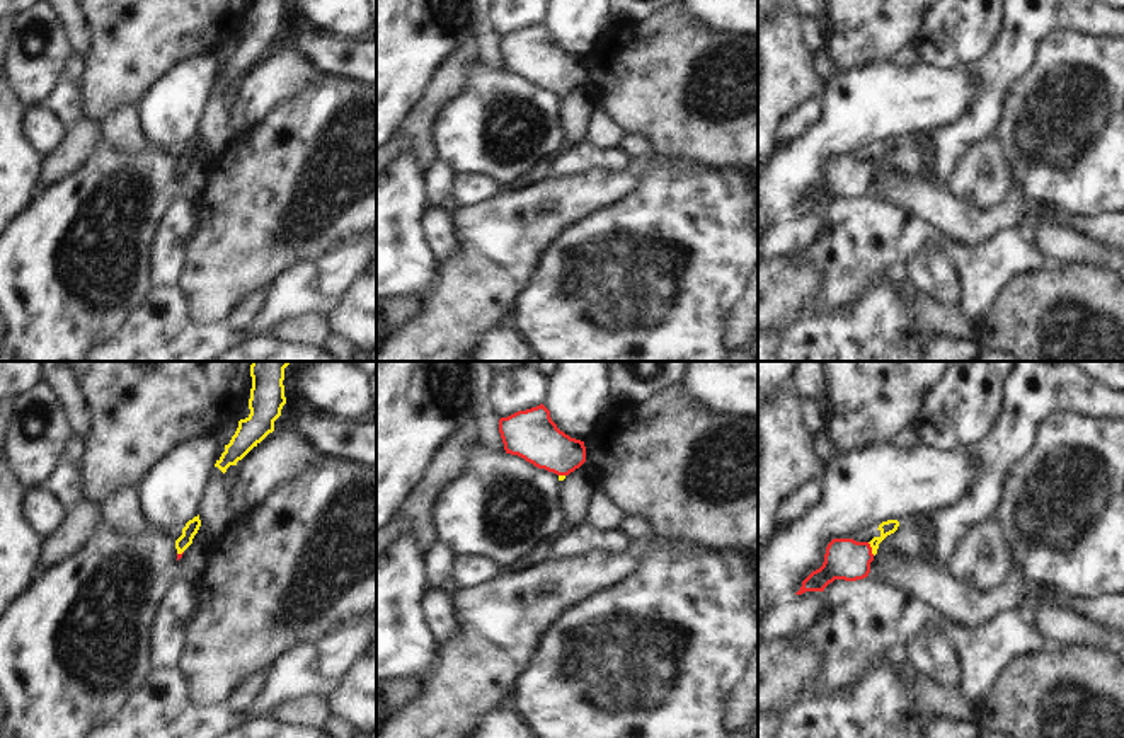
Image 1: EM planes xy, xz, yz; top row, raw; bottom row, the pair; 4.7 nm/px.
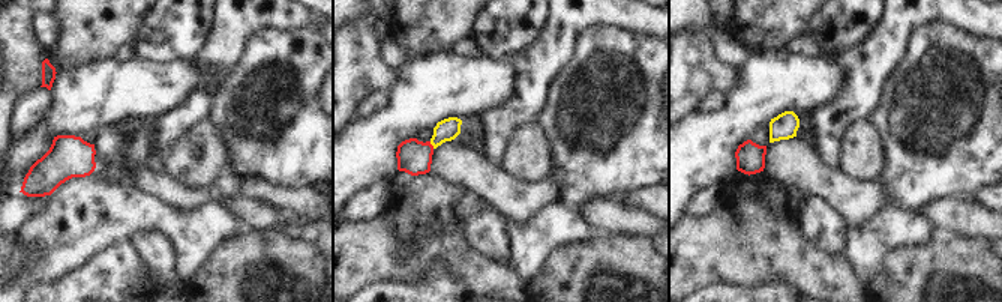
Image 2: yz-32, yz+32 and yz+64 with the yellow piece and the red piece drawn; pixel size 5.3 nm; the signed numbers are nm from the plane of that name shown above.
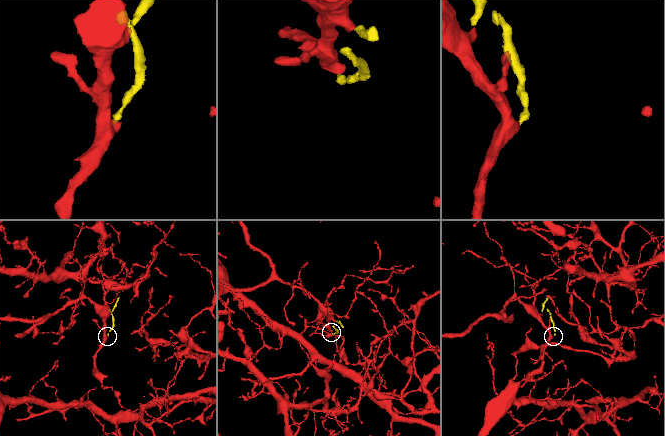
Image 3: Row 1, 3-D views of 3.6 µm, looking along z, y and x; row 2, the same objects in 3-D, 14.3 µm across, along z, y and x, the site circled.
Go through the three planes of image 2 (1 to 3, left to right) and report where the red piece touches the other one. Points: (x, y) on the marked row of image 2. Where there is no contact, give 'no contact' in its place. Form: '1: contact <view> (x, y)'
1: no contact
2: contact yz+32 (431, 143)
3: no contact

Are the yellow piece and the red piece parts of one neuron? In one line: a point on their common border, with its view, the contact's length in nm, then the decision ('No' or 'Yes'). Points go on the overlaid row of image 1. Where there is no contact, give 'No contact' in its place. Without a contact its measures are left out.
Touches yellow at yz (872, 549). Shared border 70 nm. Yes

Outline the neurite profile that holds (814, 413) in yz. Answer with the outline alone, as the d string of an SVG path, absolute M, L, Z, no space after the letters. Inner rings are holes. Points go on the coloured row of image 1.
M800 401L800 411L806 421L806 426L812 435L817 435L828 426L828 407L824 402L817 401Z

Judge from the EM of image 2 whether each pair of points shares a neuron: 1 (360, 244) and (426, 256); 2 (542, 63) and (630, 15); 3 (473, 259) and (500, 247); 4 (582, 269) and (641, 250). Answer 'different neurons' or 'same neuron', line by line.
1: same neuron
2: same neuron
3: different neurons
4: same neuron

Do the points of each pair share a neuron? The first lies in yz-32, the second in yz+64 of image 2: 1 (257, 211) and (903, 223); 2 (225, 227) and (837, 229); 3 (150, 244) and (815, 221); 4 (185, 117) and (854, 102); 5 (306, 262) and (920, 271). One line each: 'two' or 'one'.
1: two
2: two
3: one
4: one
5: one

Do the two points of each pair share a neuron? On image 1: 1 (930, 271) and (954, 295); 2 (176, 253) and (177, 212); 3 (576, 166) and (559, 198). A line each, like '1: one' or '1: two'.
1: one
2: one
3: two

